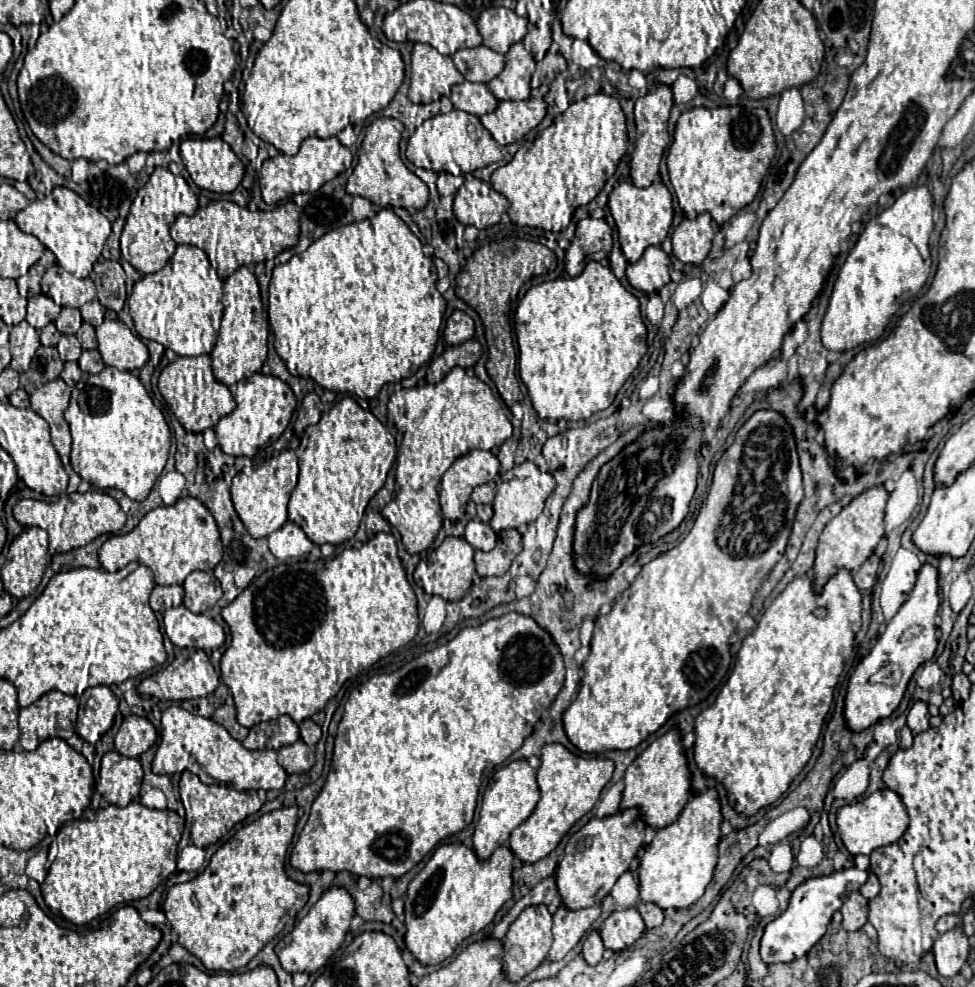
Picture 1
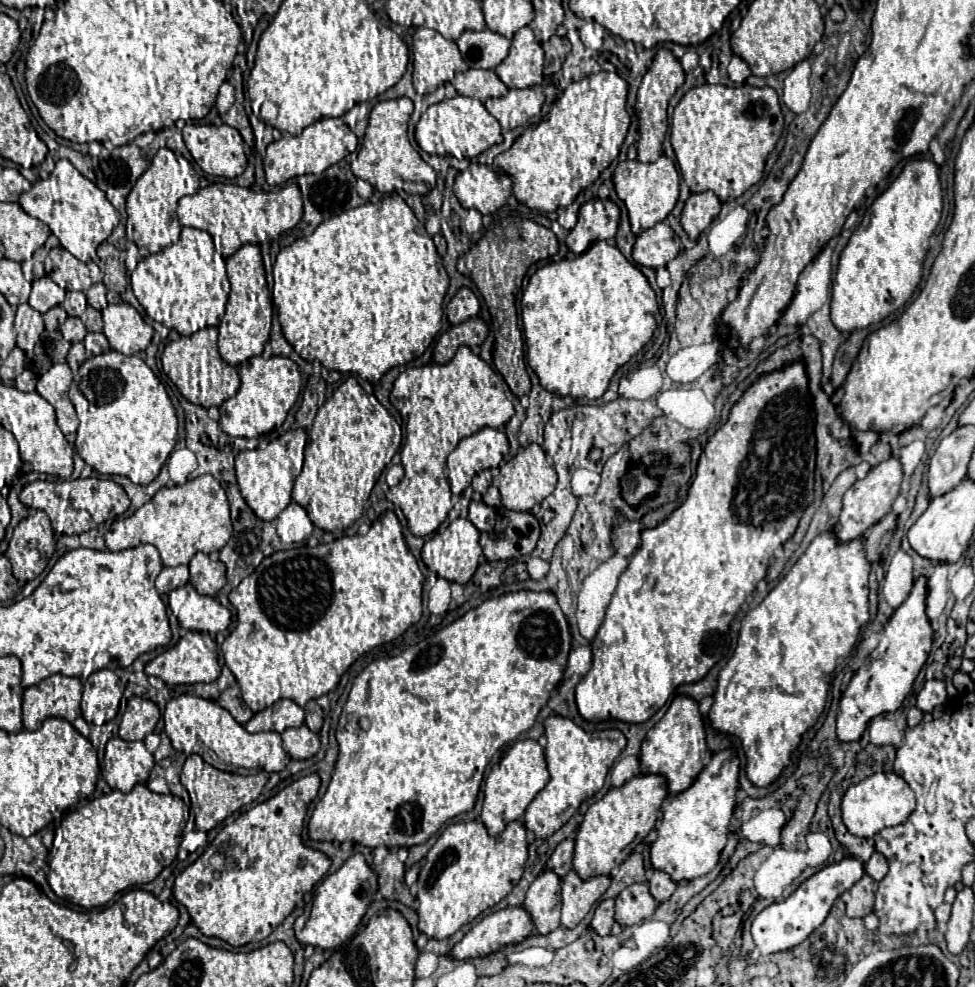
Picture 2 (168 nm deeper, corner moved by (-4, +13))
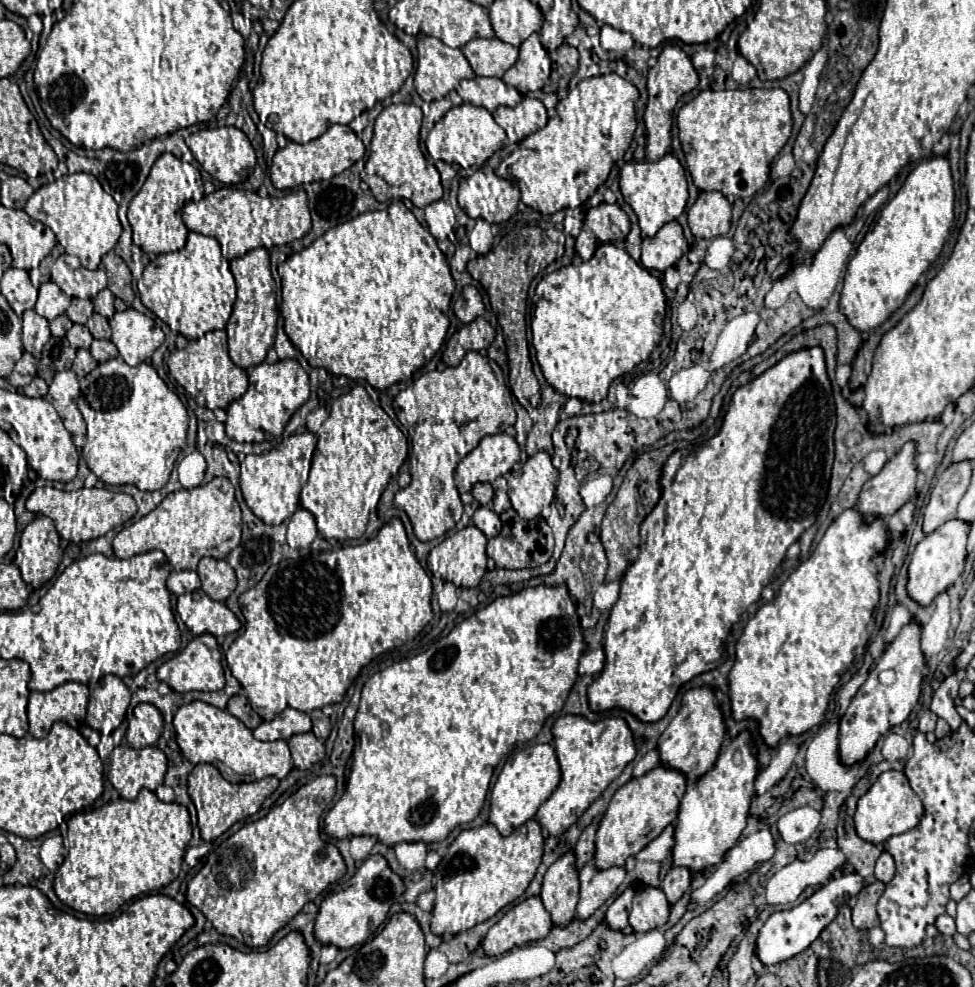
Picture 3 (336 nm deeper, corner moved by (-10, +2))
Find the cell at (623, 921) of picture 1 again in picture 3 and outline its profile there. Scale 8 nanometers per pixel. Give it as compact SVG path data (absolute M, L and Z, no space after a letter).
M638 887L632 911L630 911L630 925L634 933L646 933L650 929L662 927L668 921L670 905L666 895L656 887Z

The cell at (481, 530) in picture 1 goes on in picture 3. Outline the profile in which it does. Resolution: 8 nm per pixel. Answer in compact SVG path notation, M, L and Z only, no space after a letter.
M480 507L472 515L474 525L490 539L500 533L500 517L490 509L490 507Z

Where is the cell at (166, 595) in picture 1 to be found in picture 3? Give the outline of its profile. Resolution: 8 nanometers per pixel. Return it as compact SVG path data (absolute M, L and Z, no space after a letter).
M172 571L166 583L168 591L174 595L182 595L182 593L192 593L200 587L200 579L196 571Z

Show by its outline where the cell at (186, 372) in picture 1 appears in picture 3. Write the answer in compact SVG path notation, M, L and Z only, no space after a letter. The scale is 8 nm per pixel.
M226 331L206 333L204 337L190 341L184 349L174 349L168 357L168 369L170 369L170 375L178 381L178 385L182 385L190 393L192 399L200 407L206 407L210 411L228 409L228 405L240 399L248 389L246 371L236 367L228 357Z

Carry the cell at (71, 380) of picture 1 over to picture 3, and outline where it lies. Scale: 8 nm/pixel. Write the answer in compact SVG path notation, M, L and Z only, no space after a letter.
M78 349L78 355L74 359L74 365L72 365L72 371L78 375L78 379L82 381L98 363L94 361L94 357L90 355L88 349Z

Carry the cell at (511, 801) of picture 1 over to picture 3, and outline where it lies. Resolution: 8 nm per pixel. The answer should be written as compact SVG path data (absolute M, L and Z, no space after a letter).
M530 745L508 757L490 797L490 823L508 837L516 827L532 819L538 807L554 793L560 783L560 767L550 745Z

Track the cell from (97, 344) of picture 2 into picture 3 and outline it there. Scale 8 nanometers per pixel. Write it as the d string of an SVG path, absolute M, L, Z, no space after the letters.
M100 339L92 341L90 353L92 353L92 357L94 357L98 363L104 363L104 361L108 361L108 359L118 357L118 349L116 349L116 345L114 345L112 341L100 341Z

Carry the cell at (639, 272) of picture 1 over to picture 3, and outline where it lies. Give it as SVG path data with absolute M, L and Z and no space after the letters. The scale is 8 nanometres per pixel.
M670 221L654 237L644 239L642 265L650 271L666 271L676 265L684 253L688 253L688 243L682 235L682 227Z

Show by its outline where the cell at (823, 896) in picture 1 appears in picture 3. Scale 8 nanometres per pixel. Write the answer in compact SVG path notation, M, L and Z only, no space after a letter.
M848 873L842 875L838 879L830 879L826 885L822 885L812 897L808 897L806 901L802 901L800 905L796 905L794 909L788 911L776 911L768 917L768 921L764 923L764 927L758 933L758 945L756 945L756 955L764 965L776 965L782 961L792 959L794 955L802 953L804 949L810 947L812 941L816 941L816 937L822 933L824 927L830 925L830 921L836 917L838 909L854 895L860 893L860 889L864 887L864 879L856 873Z

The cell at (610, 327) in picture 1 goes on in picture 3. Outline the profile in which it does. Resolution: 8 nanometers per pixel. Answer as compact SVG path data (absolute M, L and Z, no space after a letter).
M612 243L600 245L590 261L548 273L536 287L532 307L532 345L548 385L566 397L576 397L586 403L606 399L608 387L616 377L650 357L662 339L662 323L666 317L666 297L660 281Z

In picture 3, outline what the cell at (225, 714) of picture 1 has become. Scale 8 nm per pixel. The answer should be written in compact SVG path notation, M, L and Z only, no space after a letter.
M236 695L228 701L228 713L234 715L236 719L240 719L248 729L254 729L262 723L262 719L252 711L252 707L248 705L248 699L244 695Z

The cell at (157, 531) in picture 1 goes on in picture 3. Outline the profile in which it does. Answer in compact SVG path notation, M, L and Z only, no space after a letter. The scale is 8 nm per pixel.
M216 477L206 485L194 489L180 489L156 507L152 513L140 521L124 527L114 537L114 555L118 559L128 559L146 551L162 551L174 571L198 567L202 557L226 559L228 553L240 543L240 507L234 499L234 487L226 477Z

